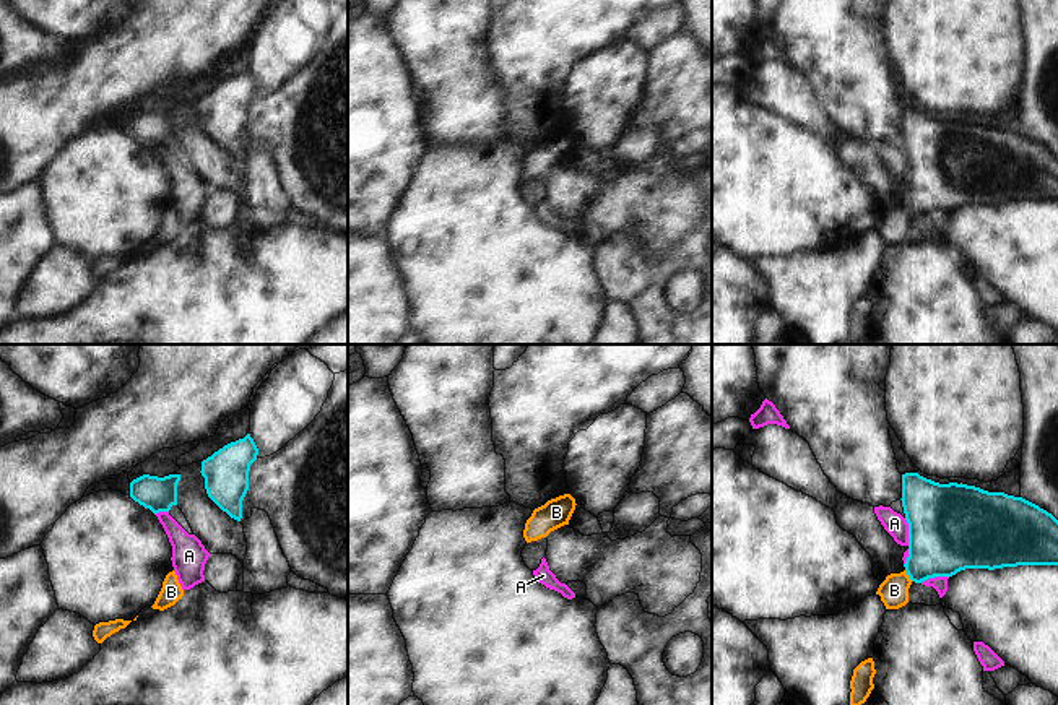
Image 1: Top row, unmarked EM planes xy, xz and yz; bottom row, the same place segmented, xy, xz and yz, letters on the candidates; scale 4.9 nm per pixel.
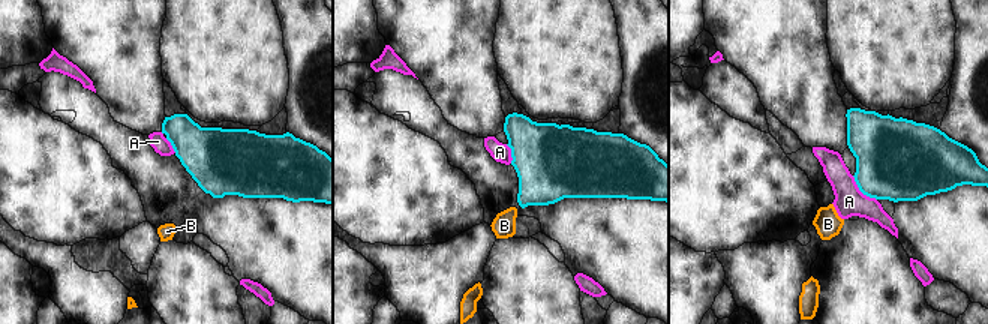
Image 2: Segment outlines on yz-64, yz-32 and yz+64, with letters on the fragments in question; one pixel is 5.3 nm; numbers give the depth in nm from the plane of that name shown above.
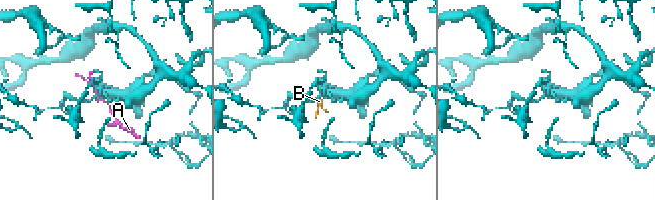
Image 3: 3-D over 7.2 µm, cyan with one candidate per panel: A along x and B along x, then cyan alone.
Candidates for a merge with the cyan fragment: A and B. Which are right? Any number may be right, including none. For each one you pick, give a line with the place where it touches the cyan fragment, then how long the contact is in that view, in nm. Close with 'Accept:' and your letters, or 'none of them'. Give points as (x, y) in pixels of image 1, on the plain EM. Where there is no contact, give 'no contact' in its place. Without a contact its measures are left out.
B: contact yz (907, 210); length 70 nm
Accept: B

